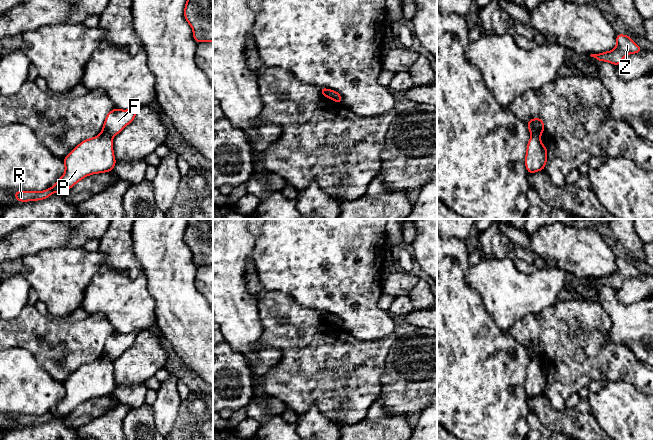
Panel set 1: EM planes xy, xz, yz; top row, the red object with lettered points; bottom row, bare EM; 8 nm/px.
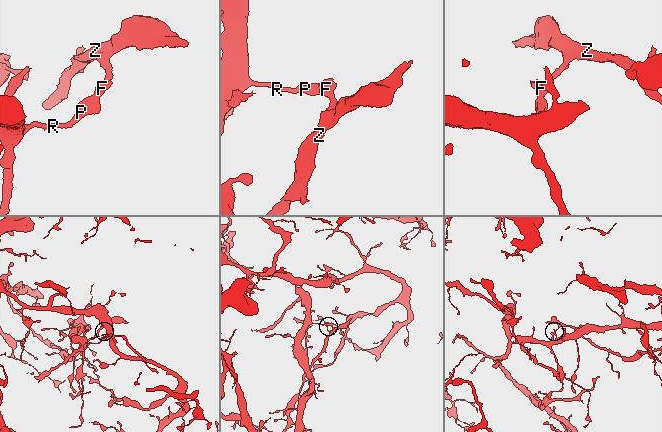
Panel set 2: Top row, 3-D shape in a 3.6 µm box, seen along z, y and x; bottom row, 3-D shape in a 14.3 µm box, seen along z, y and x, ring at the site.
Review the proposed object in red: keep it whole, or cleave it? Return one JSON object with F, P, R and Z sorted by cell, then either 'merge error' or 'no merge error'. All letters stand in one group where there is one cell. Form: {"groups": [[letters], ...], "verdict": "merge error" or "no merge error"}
{"groups": [["F", "Z"], ["P", "R"]], "verdict": "merge error"}

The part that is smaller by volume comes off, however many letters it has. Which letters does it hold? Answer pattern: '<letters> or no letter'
F, Z

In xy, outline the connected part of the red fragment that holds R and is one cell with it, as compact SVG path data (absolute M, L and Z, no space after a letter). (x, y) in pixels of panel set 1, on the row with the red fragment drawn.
M99 134L84 140L63 161L65 173L53 187L40 192L16 191L15 198L19 202L46 199L55 192L67 192L88 175L112 171L116 164L112 138Z

